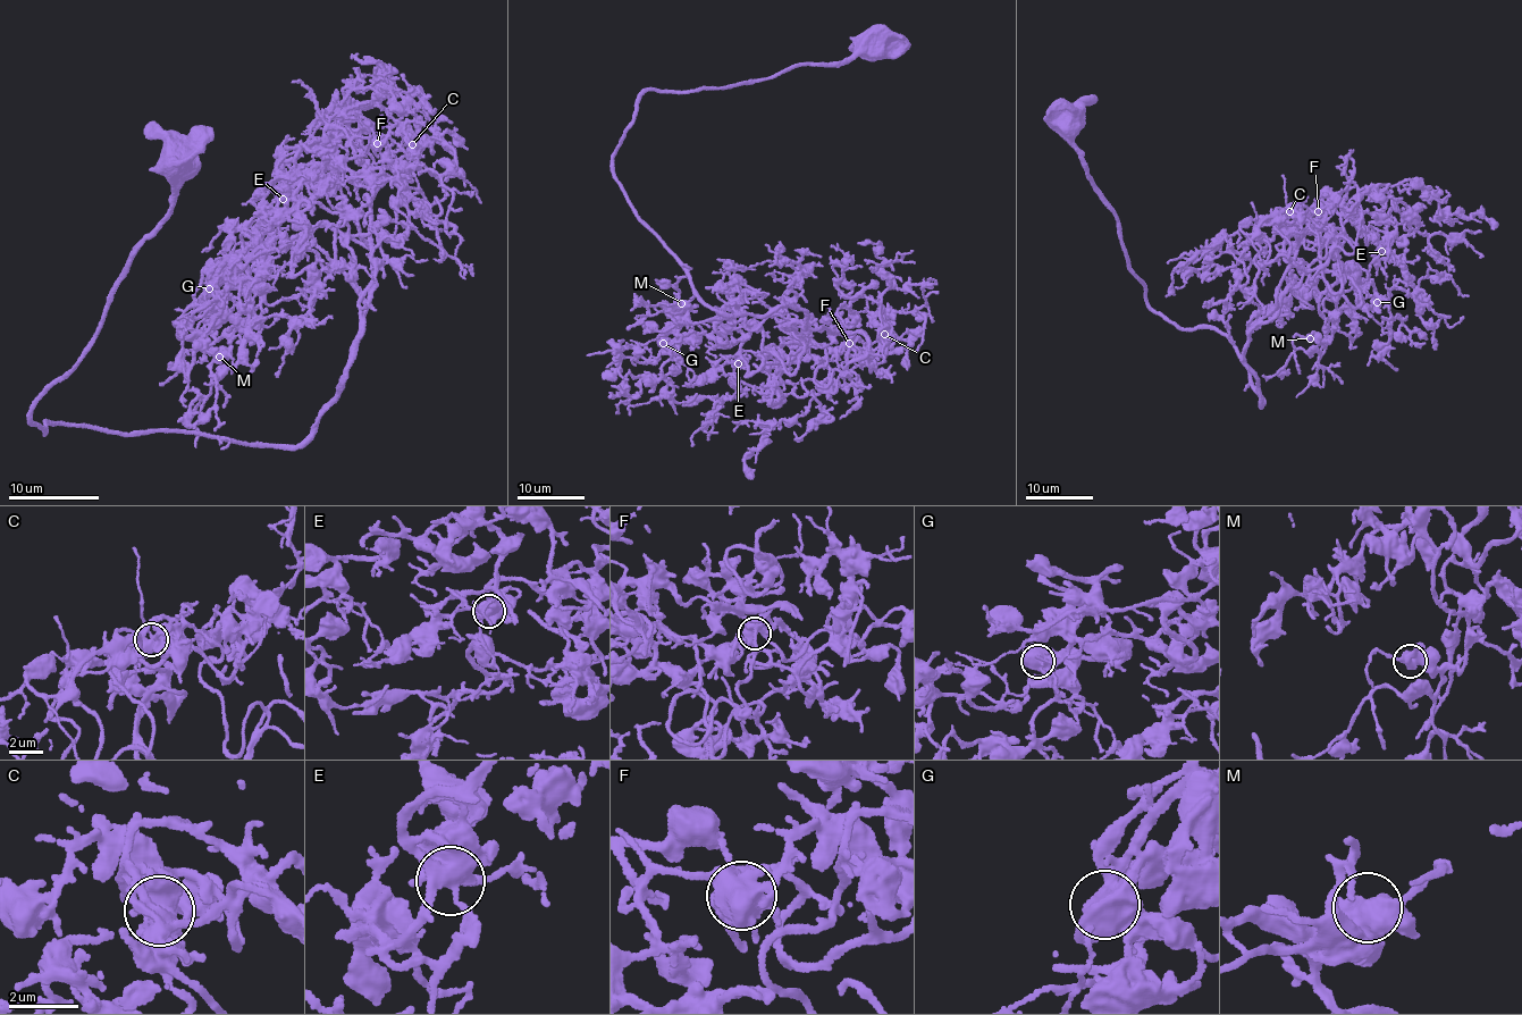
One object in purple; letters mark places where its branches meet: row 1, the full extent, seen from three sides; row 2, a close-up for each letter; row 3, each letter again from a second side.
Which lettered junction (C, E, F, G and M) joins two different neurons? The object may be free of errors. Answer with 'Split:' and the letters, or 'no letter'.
Split: no letter

